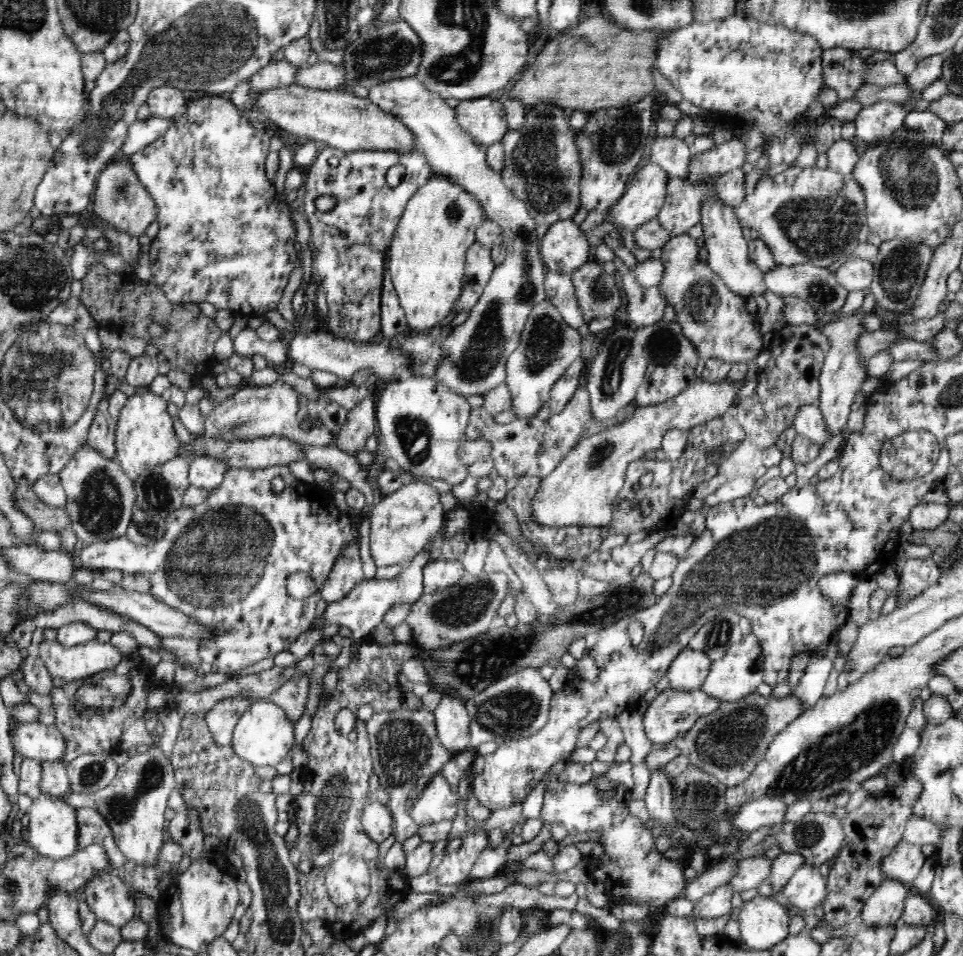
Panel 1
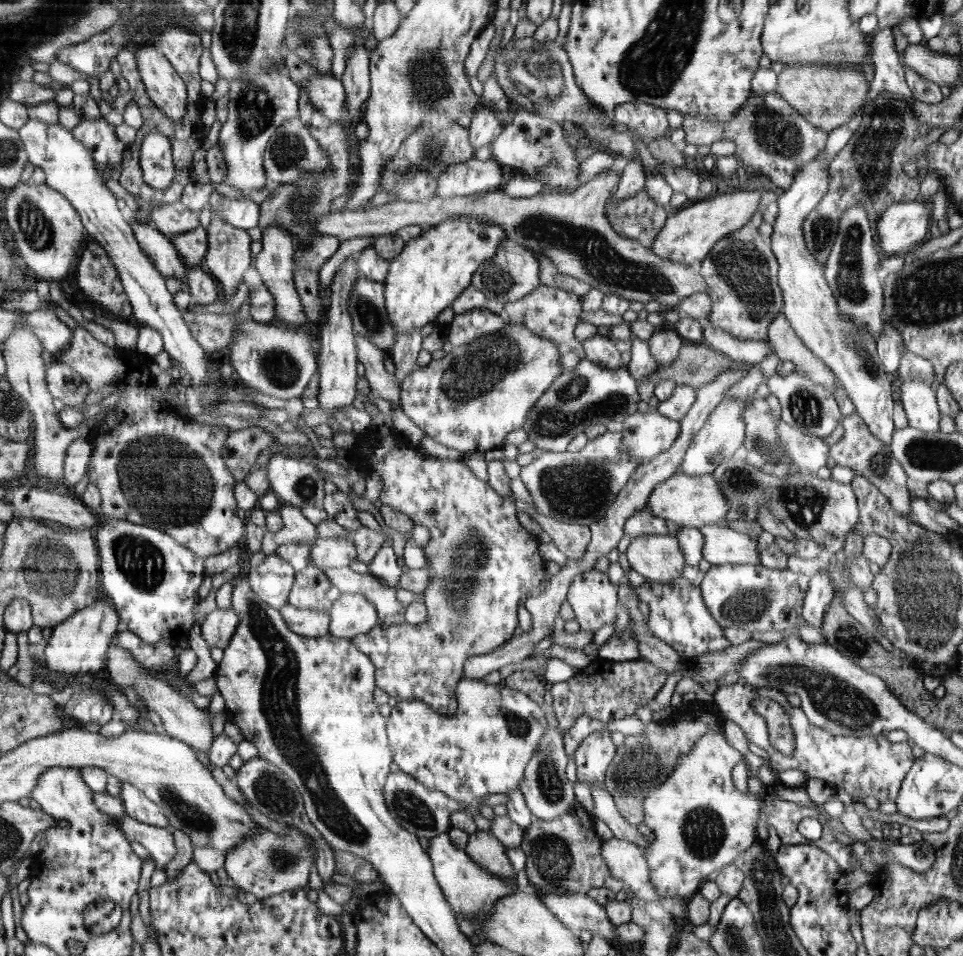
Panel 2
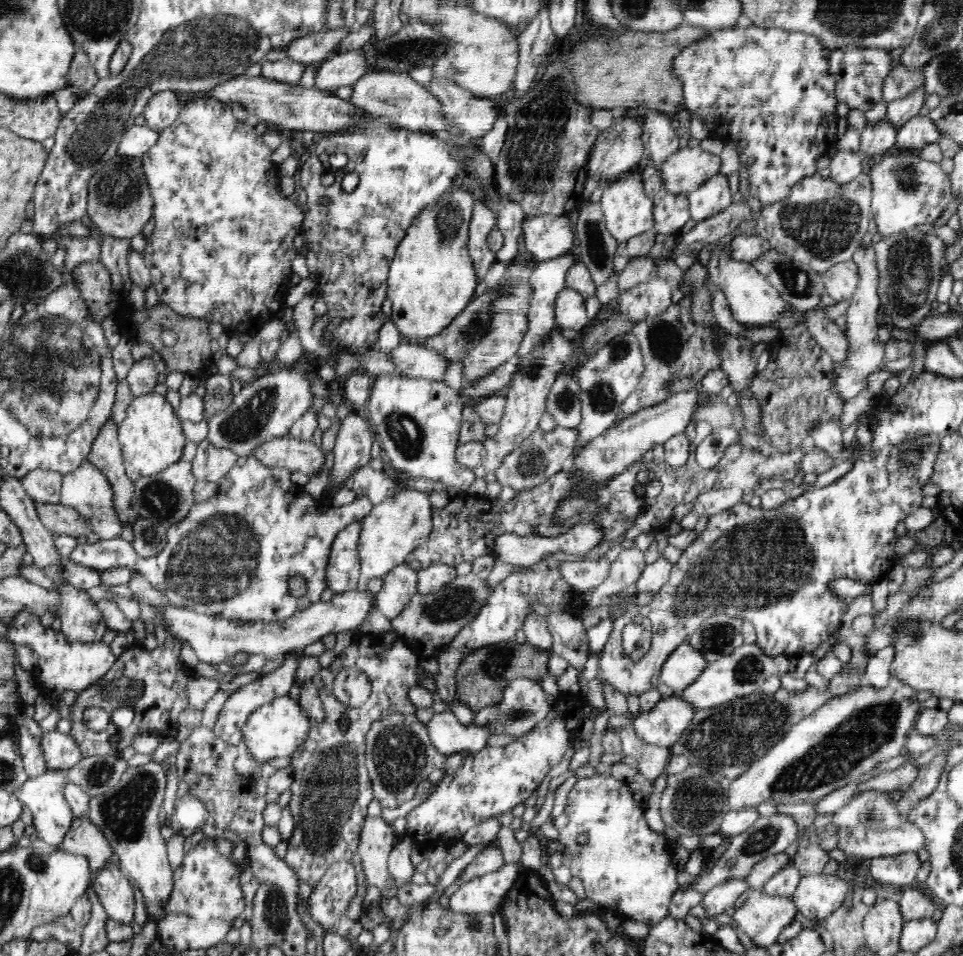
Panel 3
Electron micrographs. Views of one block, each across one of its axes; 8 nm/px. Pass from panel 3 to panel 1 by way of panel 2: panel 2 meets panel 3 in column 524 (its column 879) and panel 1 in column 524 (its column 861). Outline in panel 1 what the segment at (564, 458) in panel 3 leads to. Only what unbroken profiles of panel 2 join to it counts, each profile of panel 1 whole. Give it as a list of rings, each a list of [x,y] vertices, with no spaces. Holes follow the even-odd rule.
[[[583,382],[576,389],[568,404],[559,412],[551,413],[545,423],[538,416],[514,419],[509,424],[498,424],[494,417],[482,406],[471,408],[469,424],[465,431],[465,439],[486,439],[492,445],[492,466],[500,477],[538,477],[543,479],[550,474],[558,463],[582,440],[601,434],[611,427],[623,424],[632,416],[632,410],[638,408],[638,403],[632,399],[629,404],[608,422],[594,417],[590,405],[590,393]]]

